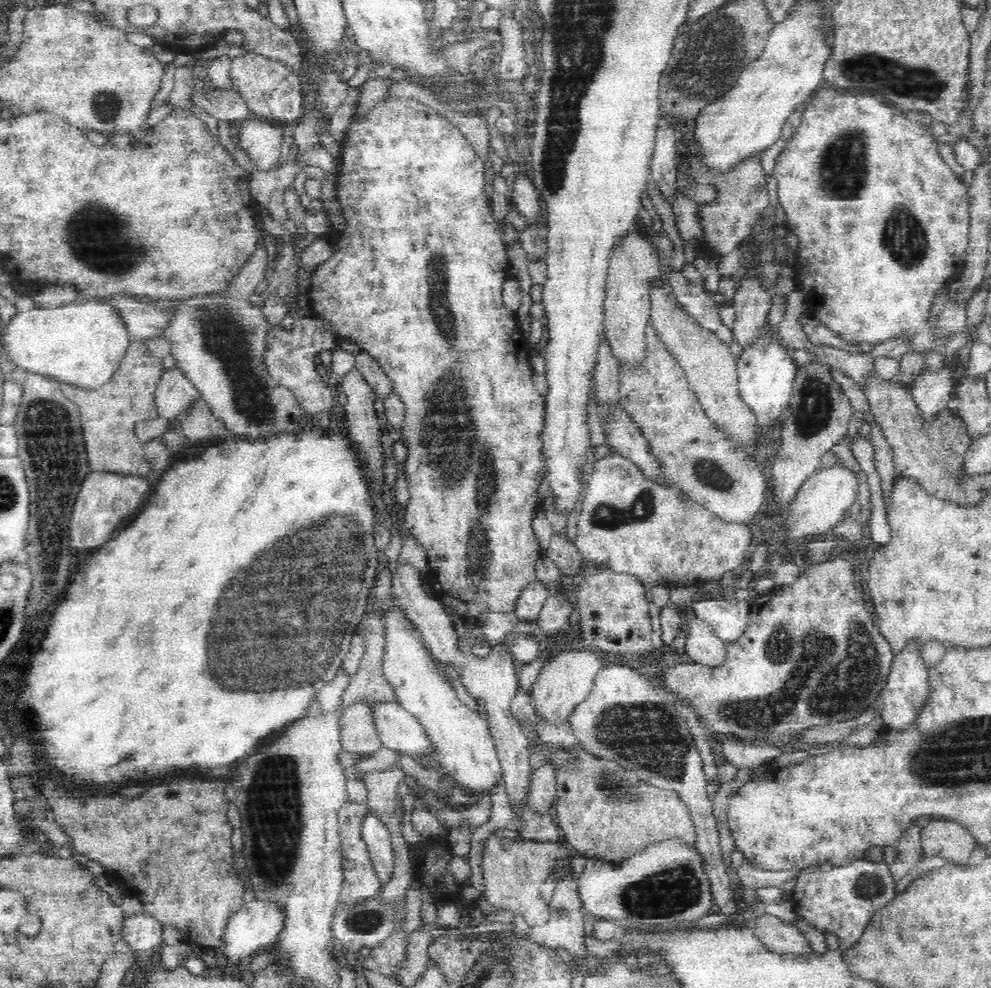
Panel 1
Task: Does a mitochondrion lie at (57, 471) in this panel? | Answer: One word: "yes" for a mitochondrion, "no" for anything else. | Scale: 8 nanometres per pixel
yes

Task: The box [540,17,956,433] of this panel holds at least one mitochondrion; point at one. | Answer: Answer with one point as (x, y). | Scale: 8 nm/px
(924, 84)

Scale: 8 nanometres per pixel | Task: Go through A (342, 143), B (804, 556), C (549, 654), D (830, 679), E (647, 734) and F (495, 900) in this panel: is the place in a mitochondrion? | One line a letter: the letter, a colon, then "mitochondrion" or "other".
A: other
B: other
C: other
D: mitochondrion
E: mitochondrion
F: other

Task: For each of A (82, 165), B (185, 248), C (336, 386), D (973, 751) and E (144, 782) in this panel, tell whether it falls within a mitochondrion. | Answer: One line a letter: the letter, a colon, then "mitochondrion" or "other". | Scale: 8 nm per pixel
A: other
B: other
C: other
D: mitochondrion
E: other

